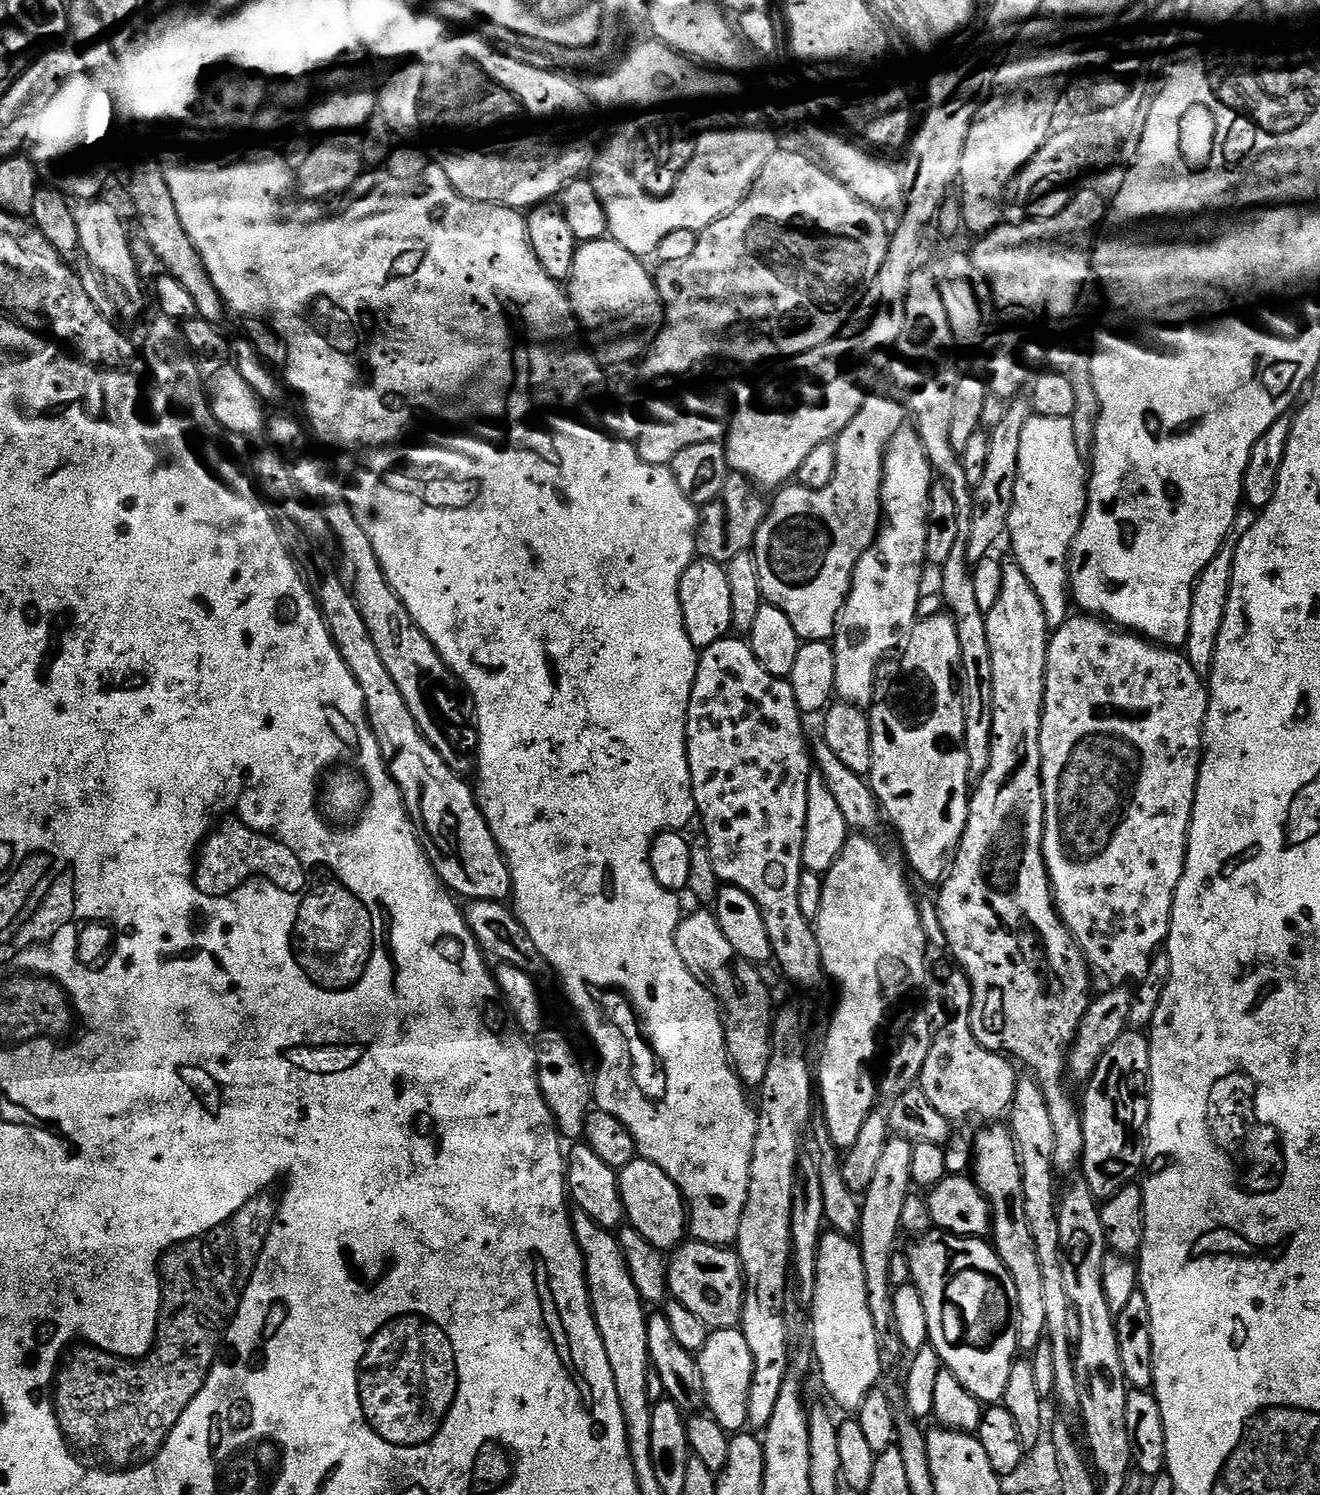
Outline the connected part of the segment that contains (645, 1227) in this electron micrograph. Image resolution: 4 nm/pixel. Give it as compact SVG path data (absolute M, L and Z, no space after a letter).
M643 1158L630 1161L619 1169L618 1175L627 1223L636 1228L638 1234L646 1238L646 1242L658 1249L675 1250L685 1243L686 1233L690 1228L686 1201L669 1176L658 1166L654 1166L654 1162Z

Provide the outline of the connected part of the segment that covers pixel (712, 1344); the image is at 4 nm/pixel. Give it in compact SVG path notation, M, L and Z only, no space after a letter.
M739 1327L717 1328L709 1331L706 1346L696 1356L698 1370L702 1370L702 1386L704 1402L712 1419L729 1434L739 1434L748 1428L748 1407L750 1406L750 1386L754 1378L754 1354L750 1354L750 1346L746 1342L743 1331Z

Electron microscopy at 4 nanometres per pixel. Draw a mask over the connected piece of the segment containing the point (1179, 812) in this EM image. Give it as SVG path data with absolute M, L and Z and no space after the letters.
M1087 614L1069 615L1068 621L1051 633L1048 642L1048 661L1046 662L1046 678L1044 679L1044 711L1040 714L1040 757L1042 758L1042 782L1044 783L1044 861L1048 867L1048 877L1052 883L1052 899L1056 902L1056 911L1060 913L1061 920L1071 932L1072 937L1080 946L1089 965L1096 968L1109 980L1112 986L1128 986L1146 978L1152 960L1165 947L1172 921L1172 907L1178 890L1178 882L1184 873L1184 859L1188 853L1188 828L1192 824L1192 807L1196 801L1196 783L1200 777L1200 762L1204 745L1204 725L1208 718L1208 689L1205 681L1190 666L1187 655L1183 651L1173 650L1167 646L1152 643L1143 636L1135 635L1127 630L1121 630L1097 617Z

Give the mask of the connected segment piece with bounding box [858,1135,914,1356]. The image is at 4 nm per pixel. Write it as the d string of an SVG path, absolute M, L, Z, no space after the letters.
M893 1135L886 1142L886 1151L878 1161L878 1170L870 1182L867 1192L863 1193L860 1206L860 1231L858 1243L862 1262L866 1266L866 1294L870 1306L870 1318L874 1318L874 1330L878 1330L880 1342L885 1353L896 1356L902 1352L898 1322L894 1320L893 1287L890 1282L890 1260L898 1250L896 1239L902 1236L902 1206L913 1191L910 1162L914 1162L913 1143L903 1137Z

